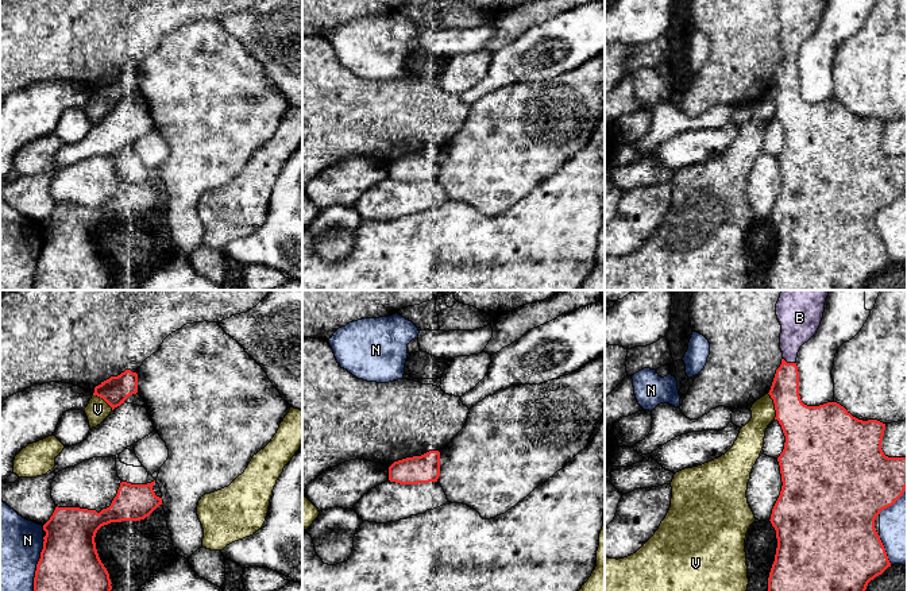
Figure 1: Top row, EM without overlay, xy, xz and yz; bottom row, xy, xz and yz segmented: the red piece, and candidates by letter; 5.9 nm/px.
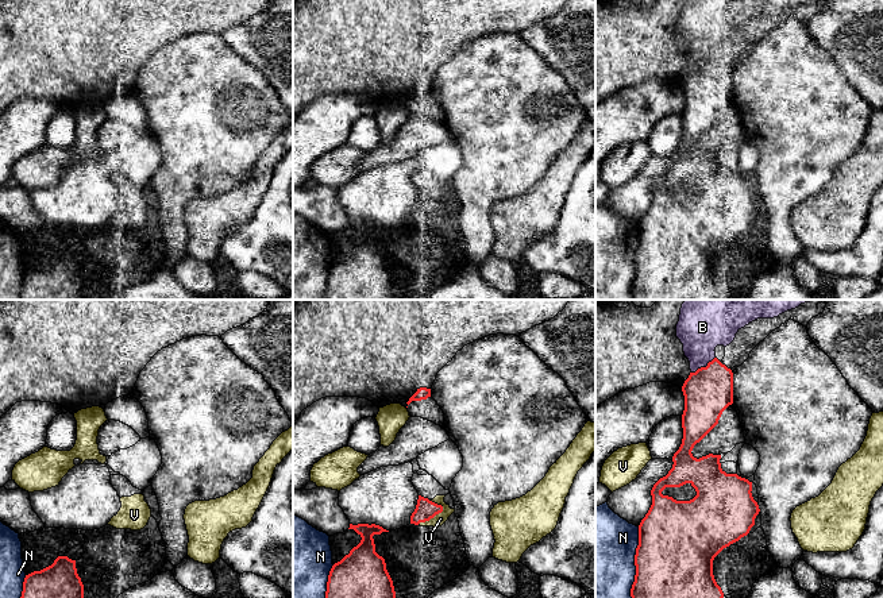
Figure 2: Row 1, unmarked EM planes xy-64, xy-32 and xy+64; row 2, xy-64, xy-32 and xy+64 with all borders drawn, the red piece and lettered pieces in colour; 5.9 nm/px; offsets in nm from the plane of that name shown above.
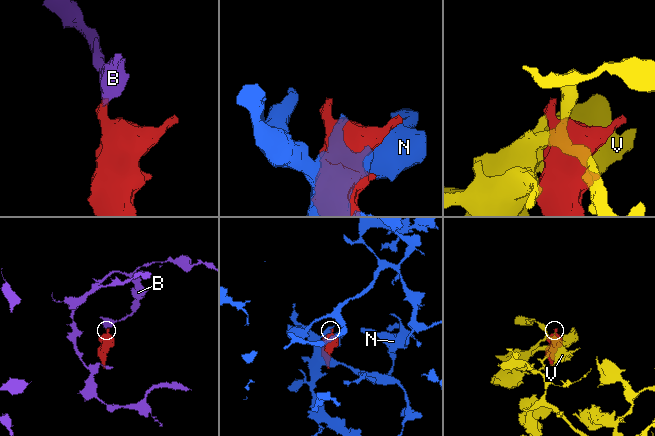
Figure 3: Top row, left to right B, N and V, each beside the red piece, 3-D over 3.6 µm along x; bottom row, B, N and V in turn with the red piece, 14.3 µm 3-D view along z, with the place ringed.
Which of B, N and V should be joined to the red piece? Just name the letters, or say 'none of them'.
B

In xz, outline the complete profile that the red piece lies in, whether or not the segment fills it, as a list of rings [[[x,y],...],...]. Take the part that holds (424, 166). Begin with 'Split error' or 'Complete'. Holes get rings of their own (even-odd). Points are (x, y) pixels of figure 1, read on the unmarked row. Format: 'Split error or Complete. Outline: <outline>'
Complete. Outline: [[[429,148],[421,154],[394,159],[389,165],[389,178],[400,182],[437,179],[440,174],[440,150]]]

